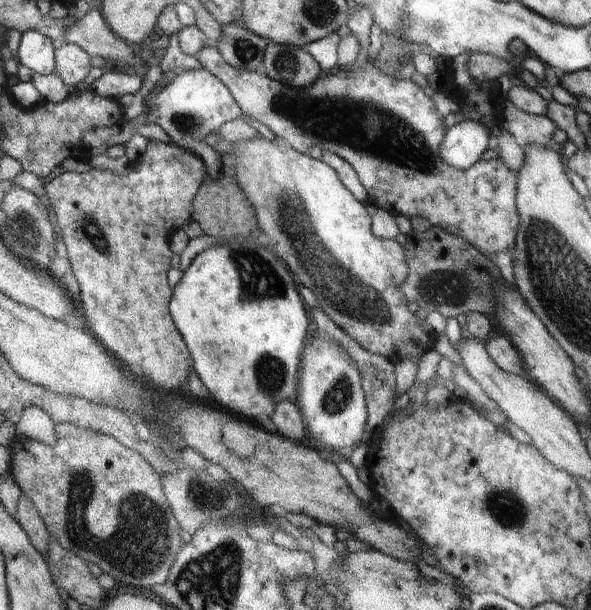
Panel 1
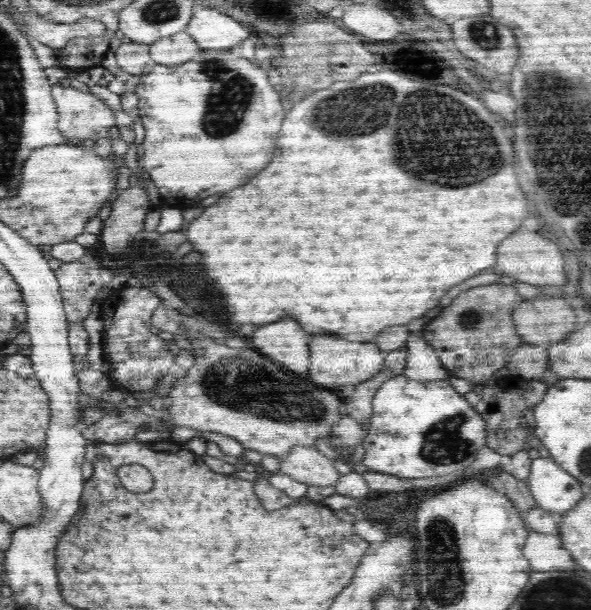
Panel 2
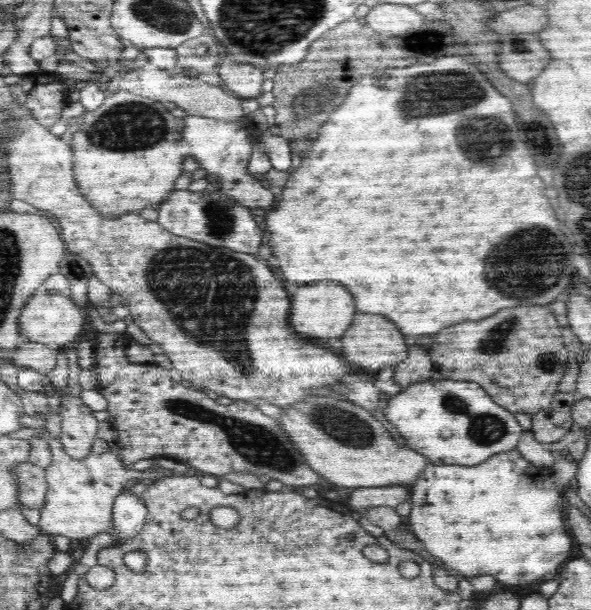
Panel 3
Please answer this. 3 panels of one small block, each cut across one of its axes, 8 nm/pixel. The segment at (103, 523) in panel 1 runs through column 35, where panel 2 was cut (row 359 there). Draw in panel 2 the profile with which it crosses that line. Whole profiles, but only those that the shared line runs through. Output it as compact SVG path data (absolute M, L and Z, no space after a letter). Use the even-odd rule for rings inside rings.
M513 285L474 286L452 300L448 308L423 327L423 339L440 359L450 376L486 384L496 370L505 366L509 351L522 344L512 321L512 310L522 302Z

